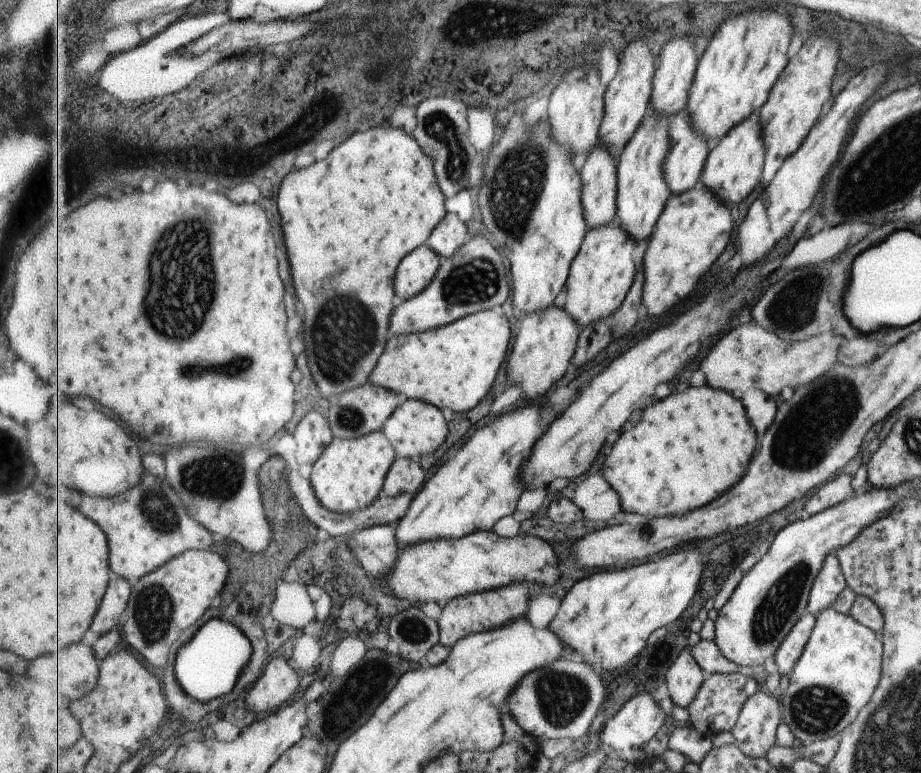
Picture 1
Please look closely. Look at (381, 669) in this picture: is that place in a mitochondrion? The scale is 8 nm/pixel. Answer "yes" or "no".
no

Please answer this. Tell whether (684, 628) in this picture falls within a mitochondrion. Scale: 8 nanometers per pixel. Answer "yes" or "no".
no

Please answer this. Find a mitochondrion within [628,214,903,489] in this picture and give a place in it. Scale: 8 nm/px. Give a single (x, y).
(828, 410)

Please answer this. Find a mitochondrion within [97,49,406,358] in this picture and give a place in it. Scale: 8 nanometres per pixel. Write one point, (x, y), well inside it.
(178, 292)

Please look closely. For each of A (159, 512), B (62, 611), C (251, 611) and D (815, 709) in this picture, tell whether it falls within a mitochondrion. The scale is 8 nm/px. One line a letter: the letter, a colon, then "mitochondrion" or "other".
A: mitochondrion
B: other
C: other
D: mitochondrion

